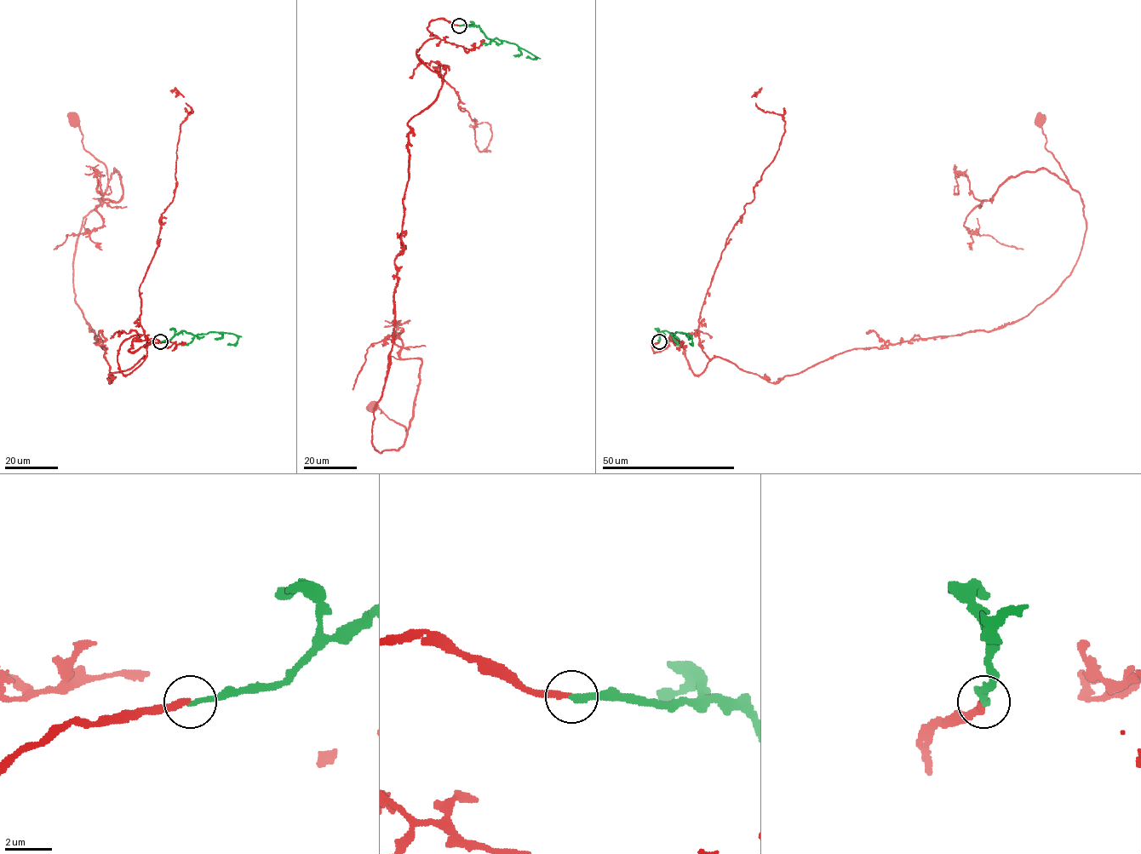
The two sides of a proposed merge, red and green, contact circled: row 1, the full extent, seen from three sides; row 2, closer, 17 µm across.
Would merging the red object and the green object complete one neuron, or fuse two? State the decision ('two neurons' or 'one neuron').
two neurons

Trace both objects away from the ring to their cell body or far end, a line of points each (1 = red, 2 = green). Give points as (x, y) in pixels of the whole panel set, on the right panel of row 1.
1: (659, 341), (672, 335), (695, 375), (720, 357), (777, 382), (1027, 316), (1086, 228), (1040, 119)
2: (659, 341), (660, 334), (667, 331), (672, 335), (687, 333), (691, 340), (690, 344)

